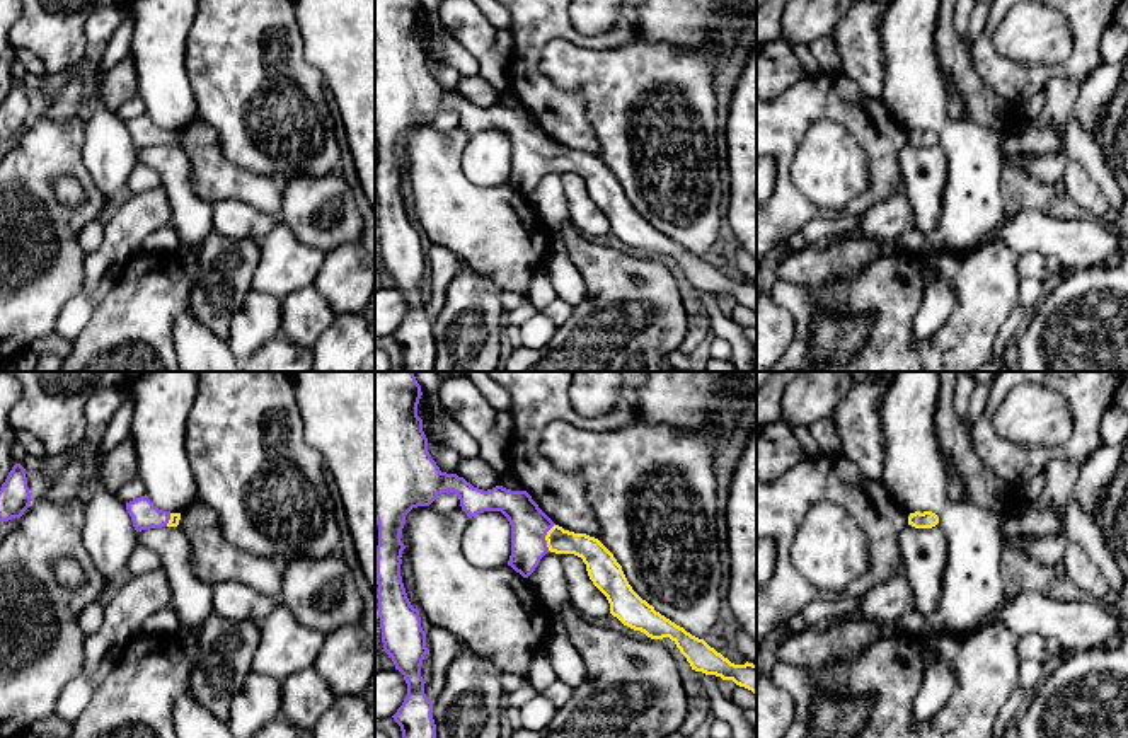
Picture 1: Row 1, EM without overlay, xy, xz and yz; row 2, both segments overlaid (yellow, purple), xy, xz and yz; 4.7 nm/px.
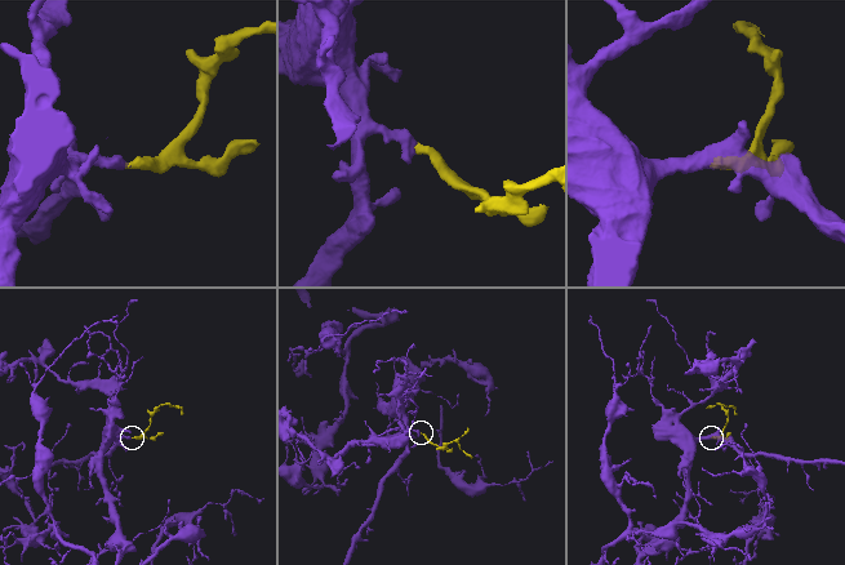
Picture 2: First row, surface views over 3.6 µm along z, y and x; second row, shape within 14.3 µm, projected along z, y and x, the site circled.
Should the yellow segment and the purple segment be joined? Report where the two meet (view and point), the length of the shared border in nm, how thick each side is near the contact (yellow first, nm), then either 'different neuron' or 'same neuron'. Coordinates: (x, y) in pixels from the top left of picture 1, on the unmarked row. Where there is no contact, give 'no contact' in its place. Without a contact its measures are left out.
xz (546, 155) | 130 nm | 120/180 nm | same neuron

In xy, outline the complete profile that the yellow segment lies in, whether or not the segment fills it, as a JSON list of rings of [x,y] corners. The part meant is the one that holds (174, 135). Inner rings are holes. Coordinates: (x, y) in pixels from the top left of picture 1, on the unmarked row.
[[[147,112],[126,121],[126,128],[136,150],[177,145],[181,138],[181,131],[158,128]]]

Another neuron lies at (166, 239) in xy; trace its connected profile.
[[[164,227],[147,237],[143,252],[177,252],[179,245],[181,240],[176,230]]]

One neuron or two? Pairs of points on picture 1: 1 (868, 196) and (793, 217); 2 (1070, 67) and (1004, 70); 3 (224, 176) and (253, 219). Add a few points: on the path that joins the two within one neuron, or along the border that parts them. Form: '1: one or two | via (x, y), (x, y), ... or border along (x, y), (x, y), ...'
1: one | via (849, 210), (842, 213), (811, 213)
2: one | via (1053, 72), (1021, 75)
3: two | border along (213, 203), (239, 200), (278, 217)

